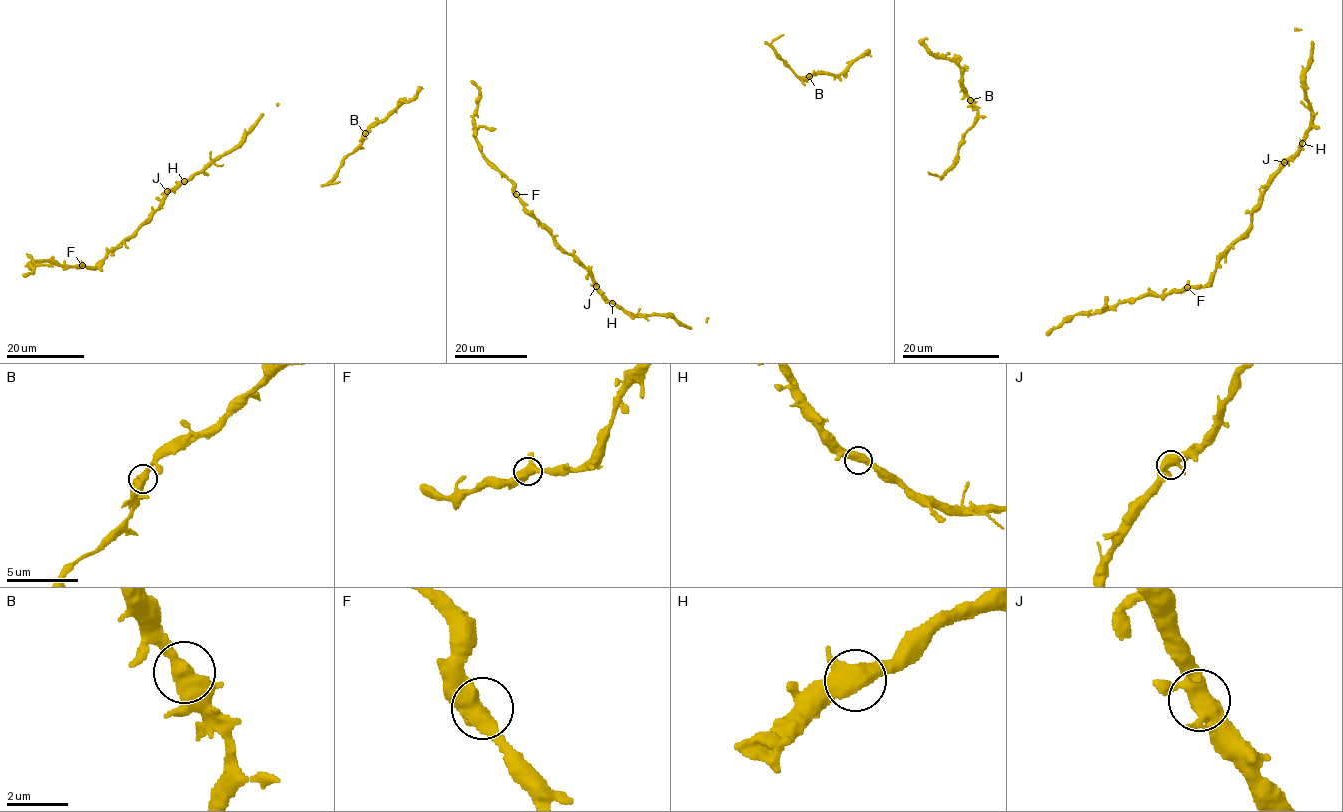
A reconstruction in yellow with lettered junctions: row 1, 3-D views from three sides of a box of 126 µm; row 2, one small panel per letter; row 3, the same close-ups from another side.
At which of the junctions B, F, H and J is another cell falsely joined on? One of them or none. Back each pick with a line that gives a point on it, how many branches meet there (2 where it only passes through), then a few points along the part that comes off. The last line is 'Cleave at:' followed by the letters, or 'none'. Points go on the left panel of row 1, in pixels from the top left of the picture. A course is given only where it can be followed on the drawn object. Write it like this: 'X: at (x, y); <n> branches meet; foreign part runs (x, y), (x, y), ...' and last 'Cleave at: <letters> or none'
Cleave at: none

